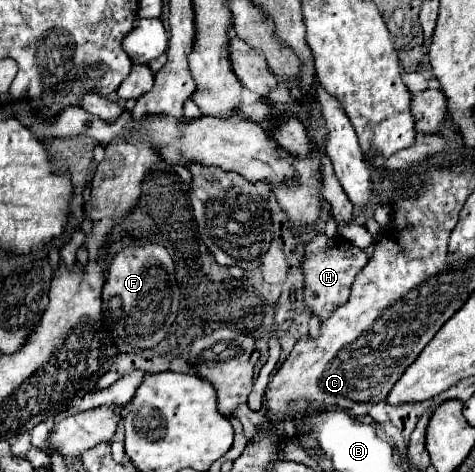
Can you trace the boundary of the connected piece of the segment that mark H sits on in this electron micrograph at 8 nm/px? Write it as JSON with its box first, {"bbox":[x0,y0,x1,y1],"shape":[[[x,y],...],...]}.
{"bbox":[301,235,369,323],"shape":[[[317,235],[307,243],[305,257],[301,263],[301,271],[305,277],[303,301],[311,309],[311,313],[317,315],[317,319],[321,323],[327,321],[327,317],[333,315],[335,309],[339,309],[343,303],[347,303],[351,285],[353,285],[355,277],[359,275],[359,271],[367,265],[367,261],[369,261],[367,253],[363,249],[351,245],[341,235],[331,237],[331,239],[327,239],[325,235]]]}

